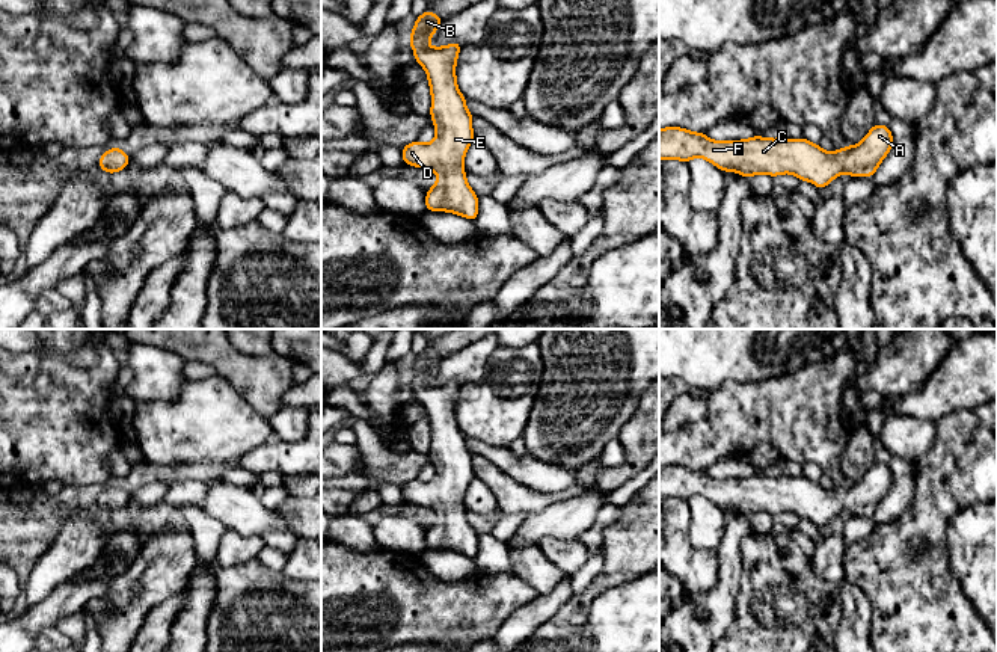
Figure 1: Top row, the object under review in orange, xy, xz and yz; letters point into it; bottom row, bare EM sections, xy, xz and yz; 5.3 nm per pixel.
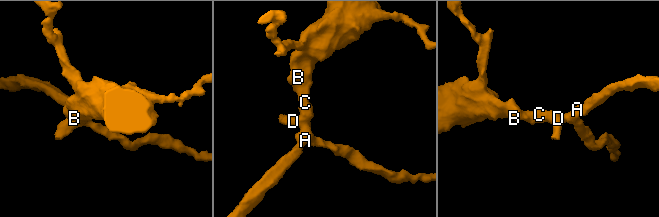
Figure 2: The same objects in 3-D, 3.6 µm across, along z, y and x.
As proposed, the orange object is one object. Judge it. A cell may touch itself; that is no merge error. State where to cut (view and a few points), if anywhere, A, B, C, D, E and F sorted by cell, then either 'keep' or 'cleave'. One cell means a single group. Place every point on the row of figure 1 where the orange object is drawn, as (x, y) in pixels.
no cut | A B C D E F | keep

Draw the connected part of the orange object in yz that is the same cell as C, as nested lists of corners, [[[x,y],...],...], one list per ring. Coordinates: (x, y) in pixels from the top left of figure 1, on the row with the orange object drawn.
[[[875,124],[866,137],[851,146],[845,146],[839,151],[827,152],[819,145],[811,143],[805,137],[801,139],[769,139],[754,136],[742,140],[712,140],[704,133],[689,131],[680,127],[659,128],[659,160],[680,160],[688,163],[692,158],[701,157],[715,165],[722,172],[733,171],[742,177],[753,177],[766,174],[769,177],[778,177],[781,174],[793,174],[801,181],[813,183],[819,190],[842,175],[849,177],[869,177],[873,178],[875,171],[881,161],[887,157],[893,146],[893,136],[888,125]]]

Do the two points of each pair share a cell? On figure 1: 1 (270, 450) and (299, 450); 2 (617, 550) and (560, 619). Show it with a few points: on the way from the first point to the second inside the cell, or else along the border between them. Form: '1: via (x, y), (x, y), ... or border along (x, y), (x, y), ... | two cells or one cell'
1: via (278, 450), (291, 450) | one cell
2: via (616, 568), (584, 599), (576, 601) | one cell

